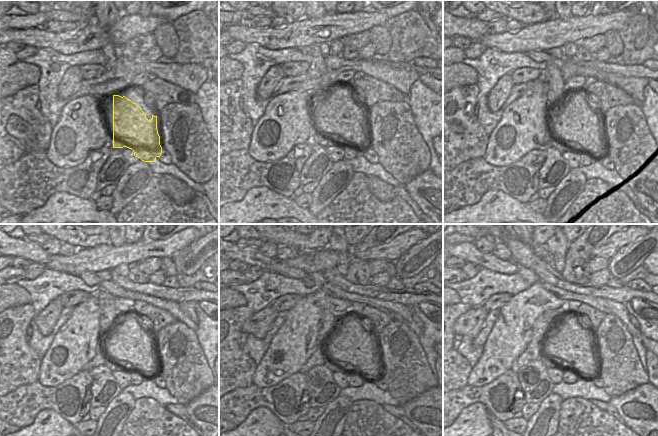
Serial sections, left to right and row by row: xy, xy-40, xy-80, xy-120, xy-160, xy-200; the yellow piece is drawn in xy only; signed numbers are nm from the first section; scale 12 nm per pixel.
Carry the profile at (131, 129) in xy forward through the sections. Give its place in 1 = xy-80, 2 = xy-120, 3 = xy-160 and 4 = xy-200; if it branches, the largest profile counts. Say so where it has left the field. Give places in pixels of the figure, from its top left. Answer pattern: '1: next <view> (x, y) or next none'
1: next xy-80 (566, 118)
2: next xy-120 (129, 342)
3: next xy-160 (353, 343)
4: next xy-200 (574, 342)

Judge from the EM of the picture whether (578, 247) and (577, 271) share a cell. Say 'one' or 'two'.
one

